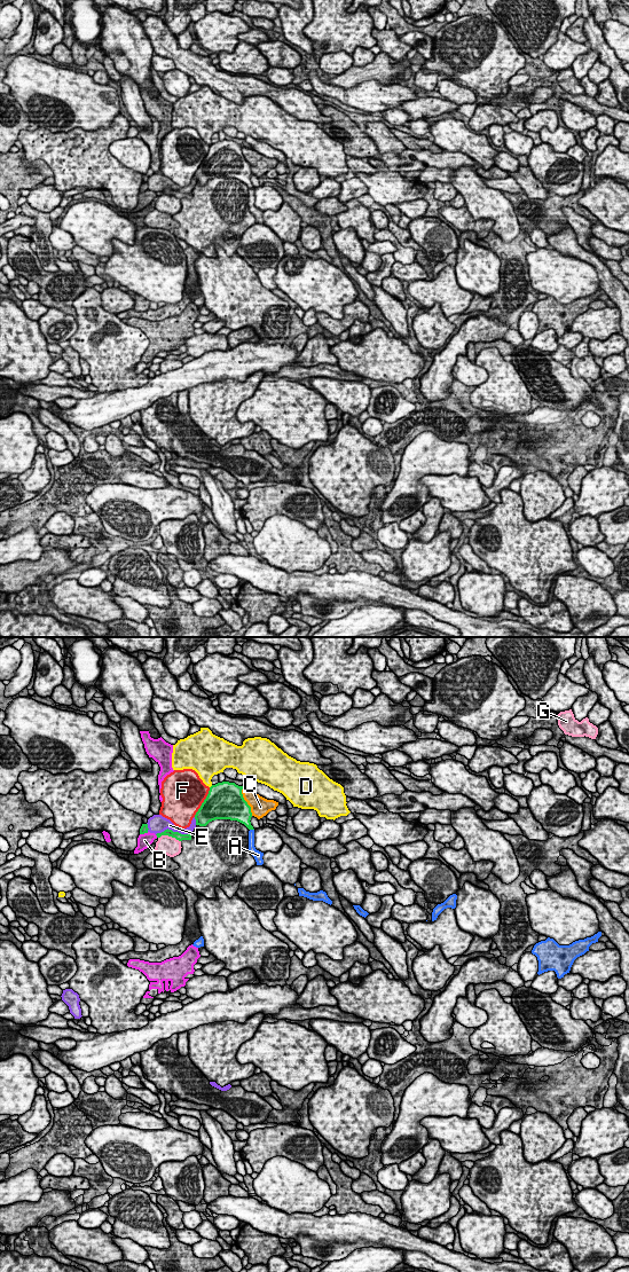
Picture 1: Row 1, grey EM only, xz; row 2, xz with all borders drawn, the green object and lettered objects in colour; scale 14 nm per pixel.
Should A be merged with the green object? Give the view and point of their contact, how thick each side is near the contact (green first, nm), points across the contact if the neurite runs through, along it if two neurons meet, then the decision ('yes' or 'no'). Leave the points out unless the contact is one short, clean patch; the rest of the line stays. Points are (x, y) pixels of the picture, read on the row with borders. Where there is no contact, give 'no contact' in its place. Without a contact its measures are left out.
contact xz (252, 829); calibres 240 and 100 nm; border xz (250, 829), (253, 830); no

